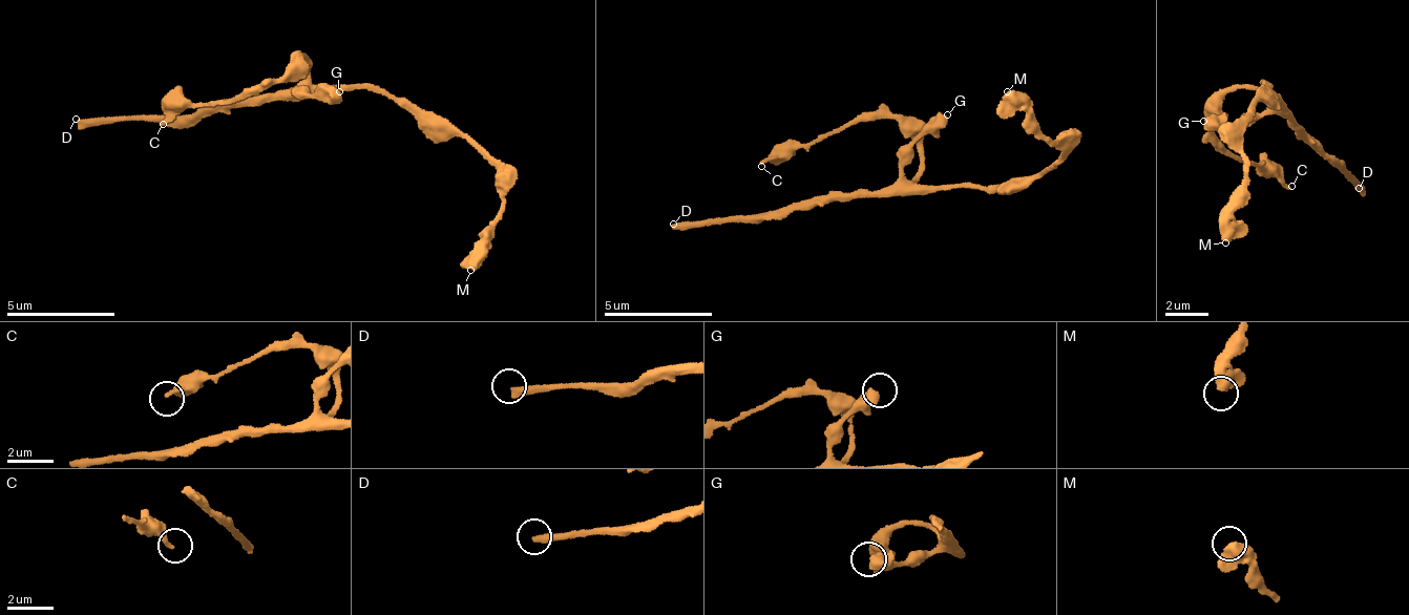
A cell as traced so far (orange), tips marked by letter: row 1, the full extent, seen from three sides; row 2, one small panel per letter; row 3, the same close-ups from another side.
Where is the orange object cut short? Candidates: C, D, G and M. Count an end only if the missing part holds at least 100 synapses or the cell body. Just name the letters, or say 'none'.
D

